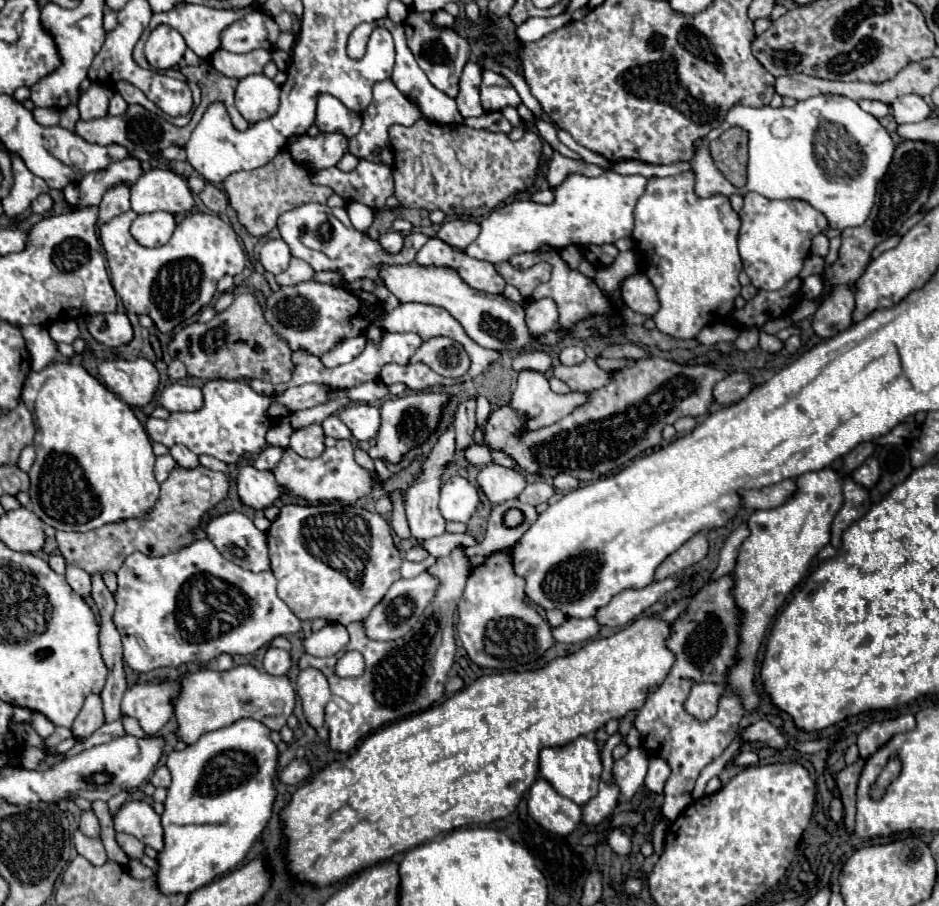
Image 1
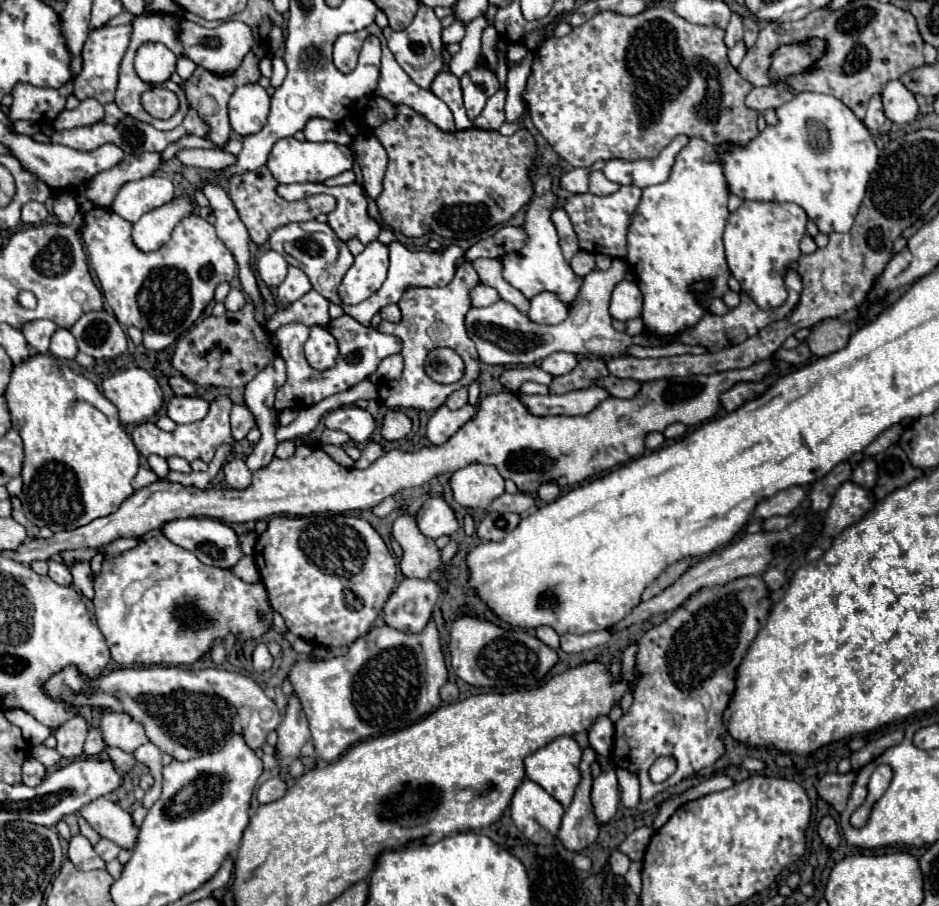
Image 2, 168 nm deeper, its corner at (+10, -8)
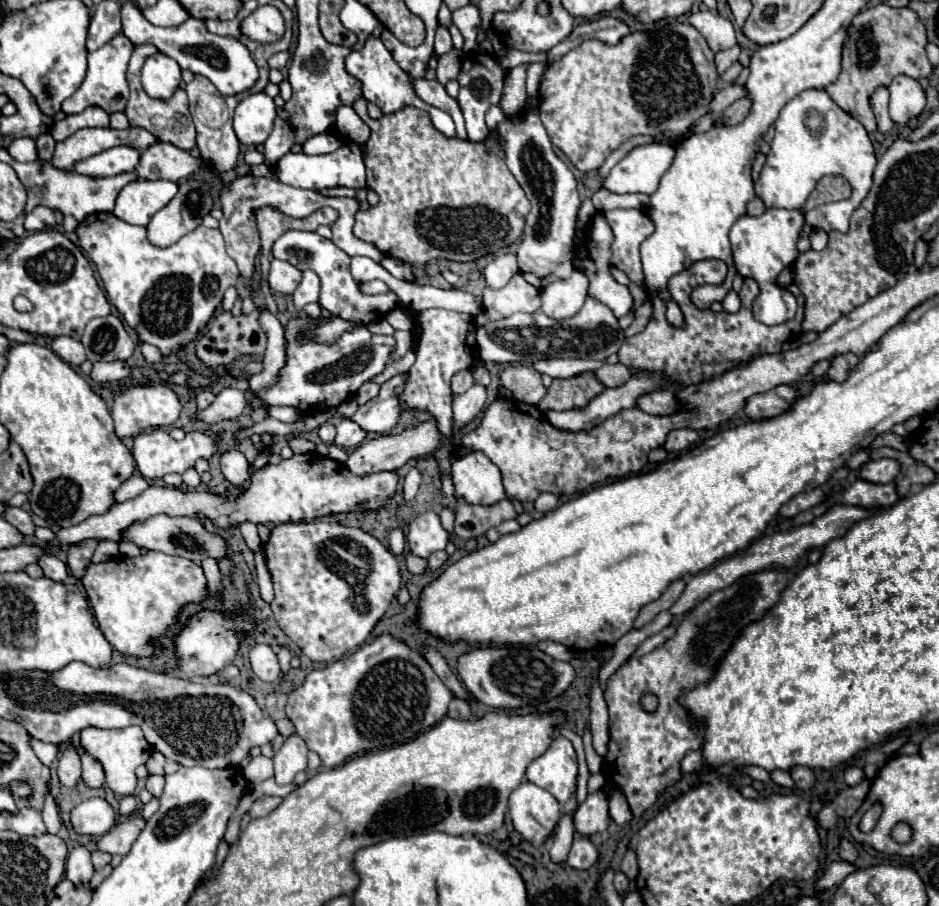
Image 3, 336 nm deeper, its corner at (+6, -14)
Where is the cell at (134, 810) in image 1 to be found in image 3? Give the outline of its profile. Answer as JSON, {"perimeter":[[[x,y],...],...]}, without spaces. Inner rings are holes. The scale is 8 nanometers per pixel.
{"perimeter":[[[90,798],[72,810],[72,826],[78,834],[104,836],[116,822],[114,808],[104,798]]]}

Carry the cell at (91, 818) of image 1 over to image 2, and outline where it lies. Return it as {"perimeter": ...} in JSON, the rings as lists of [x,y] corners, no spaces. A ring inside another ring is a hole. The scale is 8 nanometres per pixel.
{"perimeter":[[[72,836],[70,846],[68,846],[68,858],[78,870],[96,870],[104,868],[104,860],[94,852],[94,846],[82,836]]]}

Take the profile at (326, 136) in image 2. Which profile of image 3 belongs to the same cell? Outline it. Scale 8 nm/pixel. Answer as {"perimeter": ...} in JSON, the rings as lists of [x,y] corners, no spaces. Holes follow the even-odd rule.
{"perimeter":[[[322,132],[304,142],[304,154],[328,154],[342,146],[342,138],[334,132]]]}

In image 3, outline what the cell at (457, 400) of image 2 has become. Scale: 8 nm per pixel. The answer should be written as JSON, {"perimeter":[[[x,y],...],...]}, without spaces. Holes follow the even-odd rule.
{"perimeter":[[[472,370],[458,372],[458,374],[454,374],[454,380],[452,380],[452,392],[454,394],[464,394],[472,384],[474,384],[472,382]]]}

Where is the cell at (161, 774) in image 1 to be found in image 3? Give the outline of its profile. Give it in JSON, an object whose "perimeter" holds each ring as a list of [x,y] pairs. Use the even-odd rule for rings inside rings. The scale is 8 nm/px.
{"perimeter":[[[148,776],[146,780],[146,790],[152,792],[154,798],[160,798],[162,790],[164,790],[164,778],[162,776]]]}

